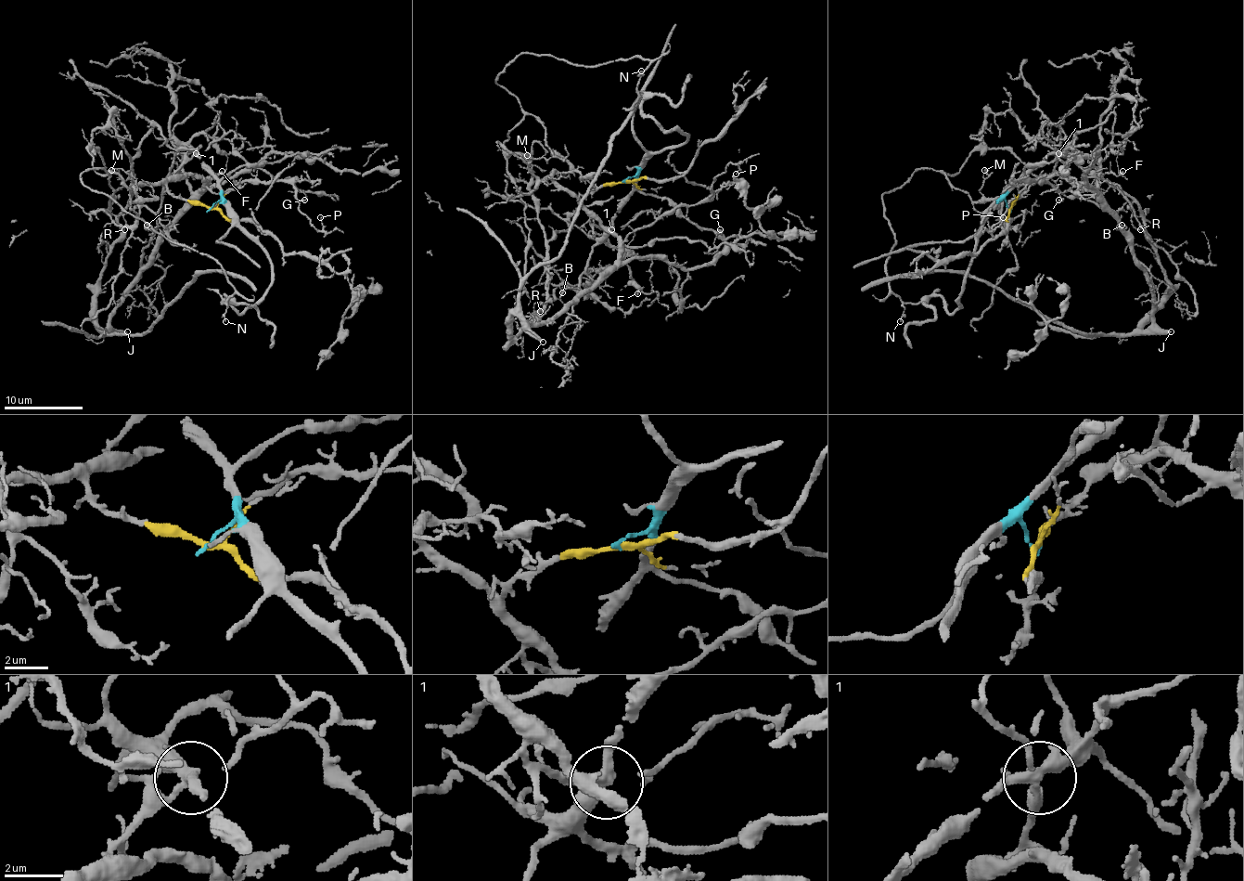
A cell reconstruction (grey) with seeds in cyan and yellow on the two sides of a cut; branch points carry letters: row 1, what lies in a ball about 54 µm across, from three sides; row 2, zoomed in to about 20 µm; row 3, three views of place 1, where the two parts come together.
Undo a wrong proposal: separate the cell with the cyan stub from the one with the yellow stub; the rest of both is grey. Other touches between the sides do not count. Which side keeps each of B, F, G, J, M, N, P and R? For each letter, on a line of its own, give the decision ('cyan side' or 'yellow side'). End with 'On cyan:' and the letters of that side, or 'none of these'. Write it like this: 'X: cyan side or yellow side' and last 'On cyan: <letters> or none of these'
B: yellow side
F: cyan side
G: cyan side
J: yellow side
M: cyan side
N: cyan side
P: yellow side
R: yellow side
On cyan: F, G, M, N

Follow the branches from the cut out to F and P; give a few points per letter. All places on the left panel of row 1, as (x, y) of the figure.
F: (210, 209), (220, 199), (220, 187), (190, 141), (206, 131), (218, 113), (214, 145), (228, 161), (222, 171)
P: (210, 209), (166, 185), (196, 174), (218, 192), (248, 181), (288, 181), (319, 230), (321, 216)

